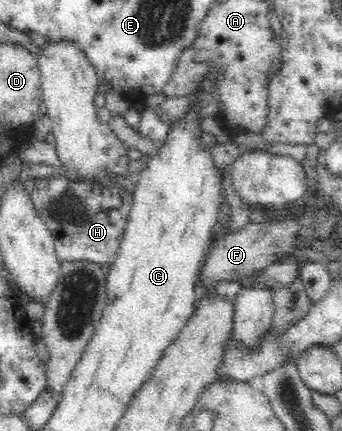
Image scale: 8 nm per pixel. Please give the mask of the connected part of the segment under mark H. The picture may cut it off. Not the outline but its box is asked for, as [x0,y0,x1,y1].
[30,175,132,265]

